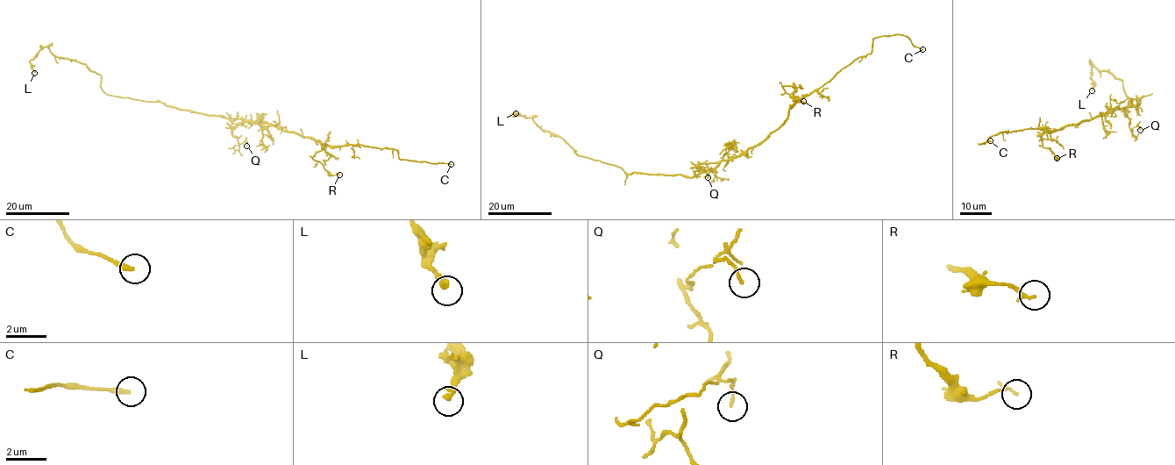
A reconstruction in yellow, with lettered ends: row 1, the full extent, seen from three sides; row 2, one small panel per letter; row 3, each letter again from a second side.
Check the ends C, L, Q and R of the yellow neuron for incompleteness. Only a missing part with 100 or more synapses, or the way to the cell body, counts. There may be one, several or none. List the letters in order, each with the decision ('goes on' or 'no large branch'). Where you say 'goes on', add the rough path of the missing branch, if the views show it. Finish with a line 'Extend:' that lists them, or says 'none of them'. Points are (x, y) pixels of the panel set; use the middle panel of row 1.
C: goes on; course (922, 49), (937, 53)
L: no large branch
Q: no large branch
R: no large branch
Extend: C

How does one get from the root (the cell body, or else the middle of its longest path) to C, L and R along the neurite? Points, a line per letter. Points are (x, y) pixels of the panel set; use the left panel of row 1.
C: (251, 121), (310, 137), (327, 146), (359, 144), (391, 148), (398, 152), (402, 160), (451, 164)
L: (251, 121), (107, 95), (100, 75), (84, 64), (55, 57), (46, 46), (29, 61), (34, 73)
R: (251, 121), (274, 125), (283, 131), (310, 137), (321, 142), (324, 146), (313, 159), (331, 175), (339, 175)

